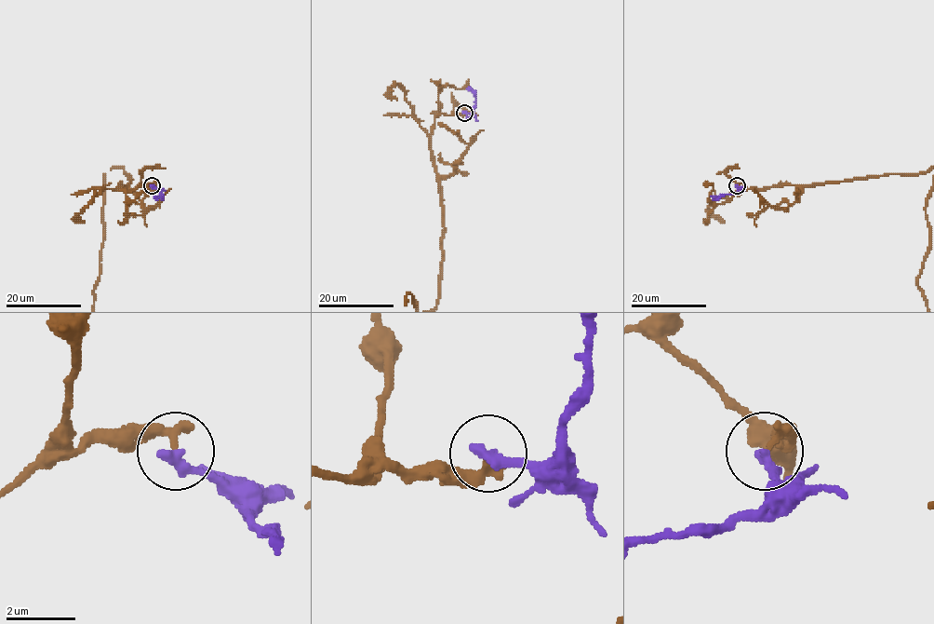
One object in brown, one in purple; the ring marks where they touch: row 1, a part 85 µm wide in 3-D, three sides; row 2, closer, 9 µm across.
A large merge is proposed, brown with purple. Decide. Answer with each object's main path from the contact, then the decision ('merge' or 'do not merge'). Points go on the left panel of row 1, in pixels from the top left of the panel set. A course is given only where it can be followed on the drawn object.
purple via (153, 185), (163, 195), (154, 196) | do not merge

